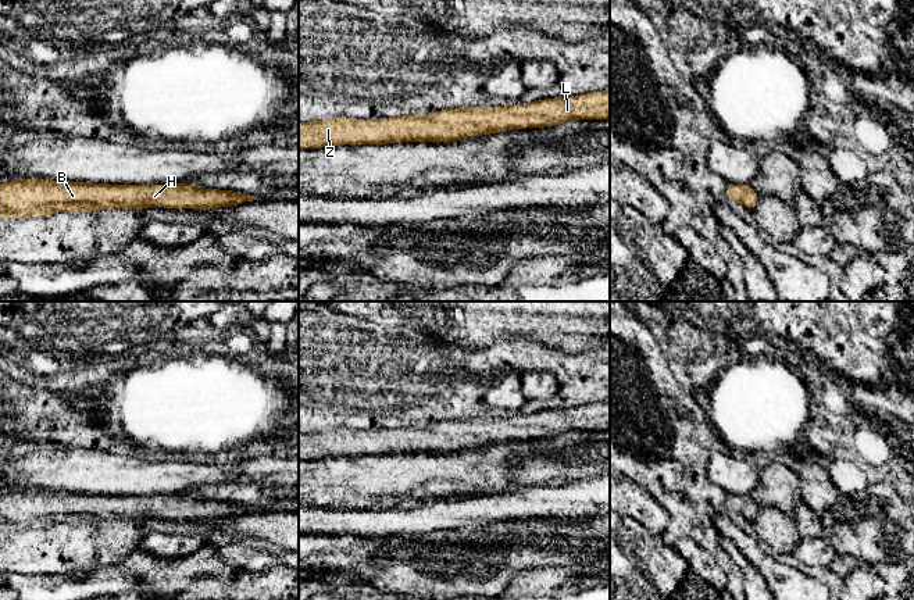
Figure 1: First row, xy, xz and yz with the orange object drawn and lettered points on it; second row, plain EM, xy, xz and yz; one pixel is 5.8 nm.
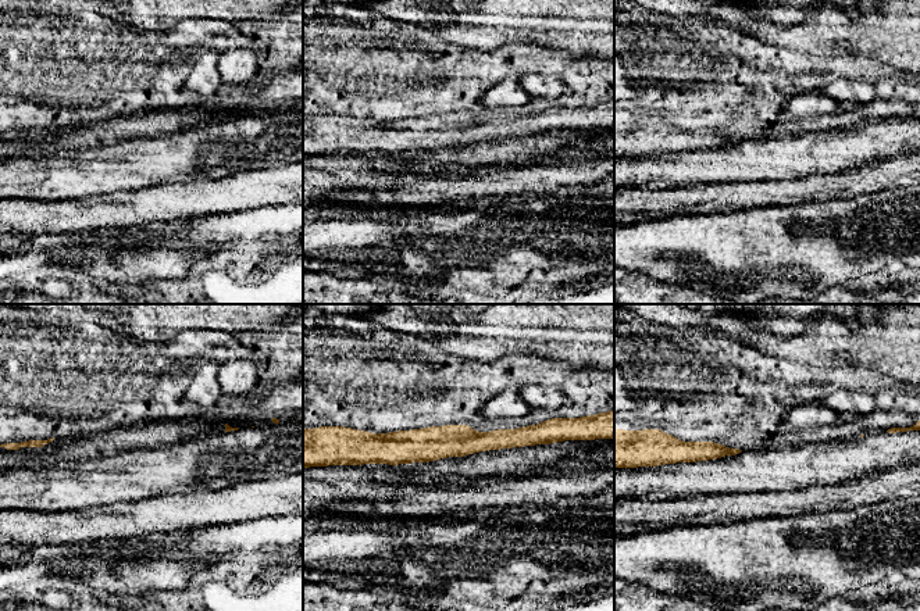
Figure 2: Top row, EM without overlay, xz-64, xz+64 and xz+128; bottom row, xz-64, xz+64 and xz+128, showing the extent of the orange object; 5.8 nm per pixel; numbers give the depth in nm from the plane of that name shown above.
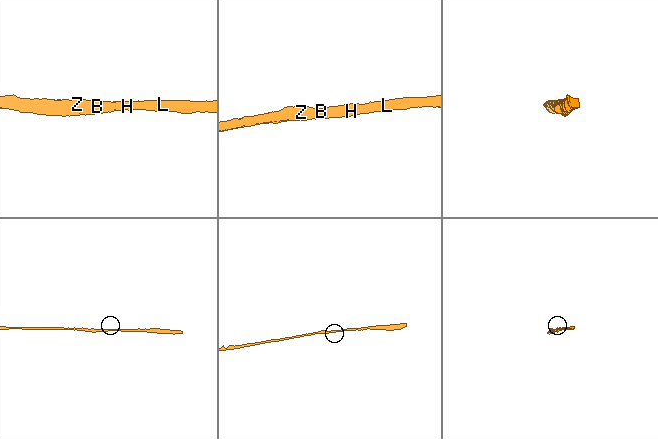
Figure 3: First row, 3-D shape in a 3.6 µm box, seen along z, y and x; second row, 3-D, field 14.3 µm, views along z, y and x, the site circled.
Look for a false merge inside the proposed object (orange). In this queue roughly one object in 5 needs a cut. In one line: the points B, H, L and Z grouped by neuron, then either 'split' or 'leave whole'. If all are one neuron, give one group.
groups B H L Z; leave whole

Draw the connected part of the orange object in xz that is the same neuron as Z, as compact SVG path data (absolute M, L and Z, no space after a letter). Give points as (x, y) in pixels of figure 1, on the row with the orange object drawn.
M610 90L510 107L472 106L375 121L336 117L299 124L299 150L339 144L456 142L510 129L558 125L571 119L606 118L610 118Z

